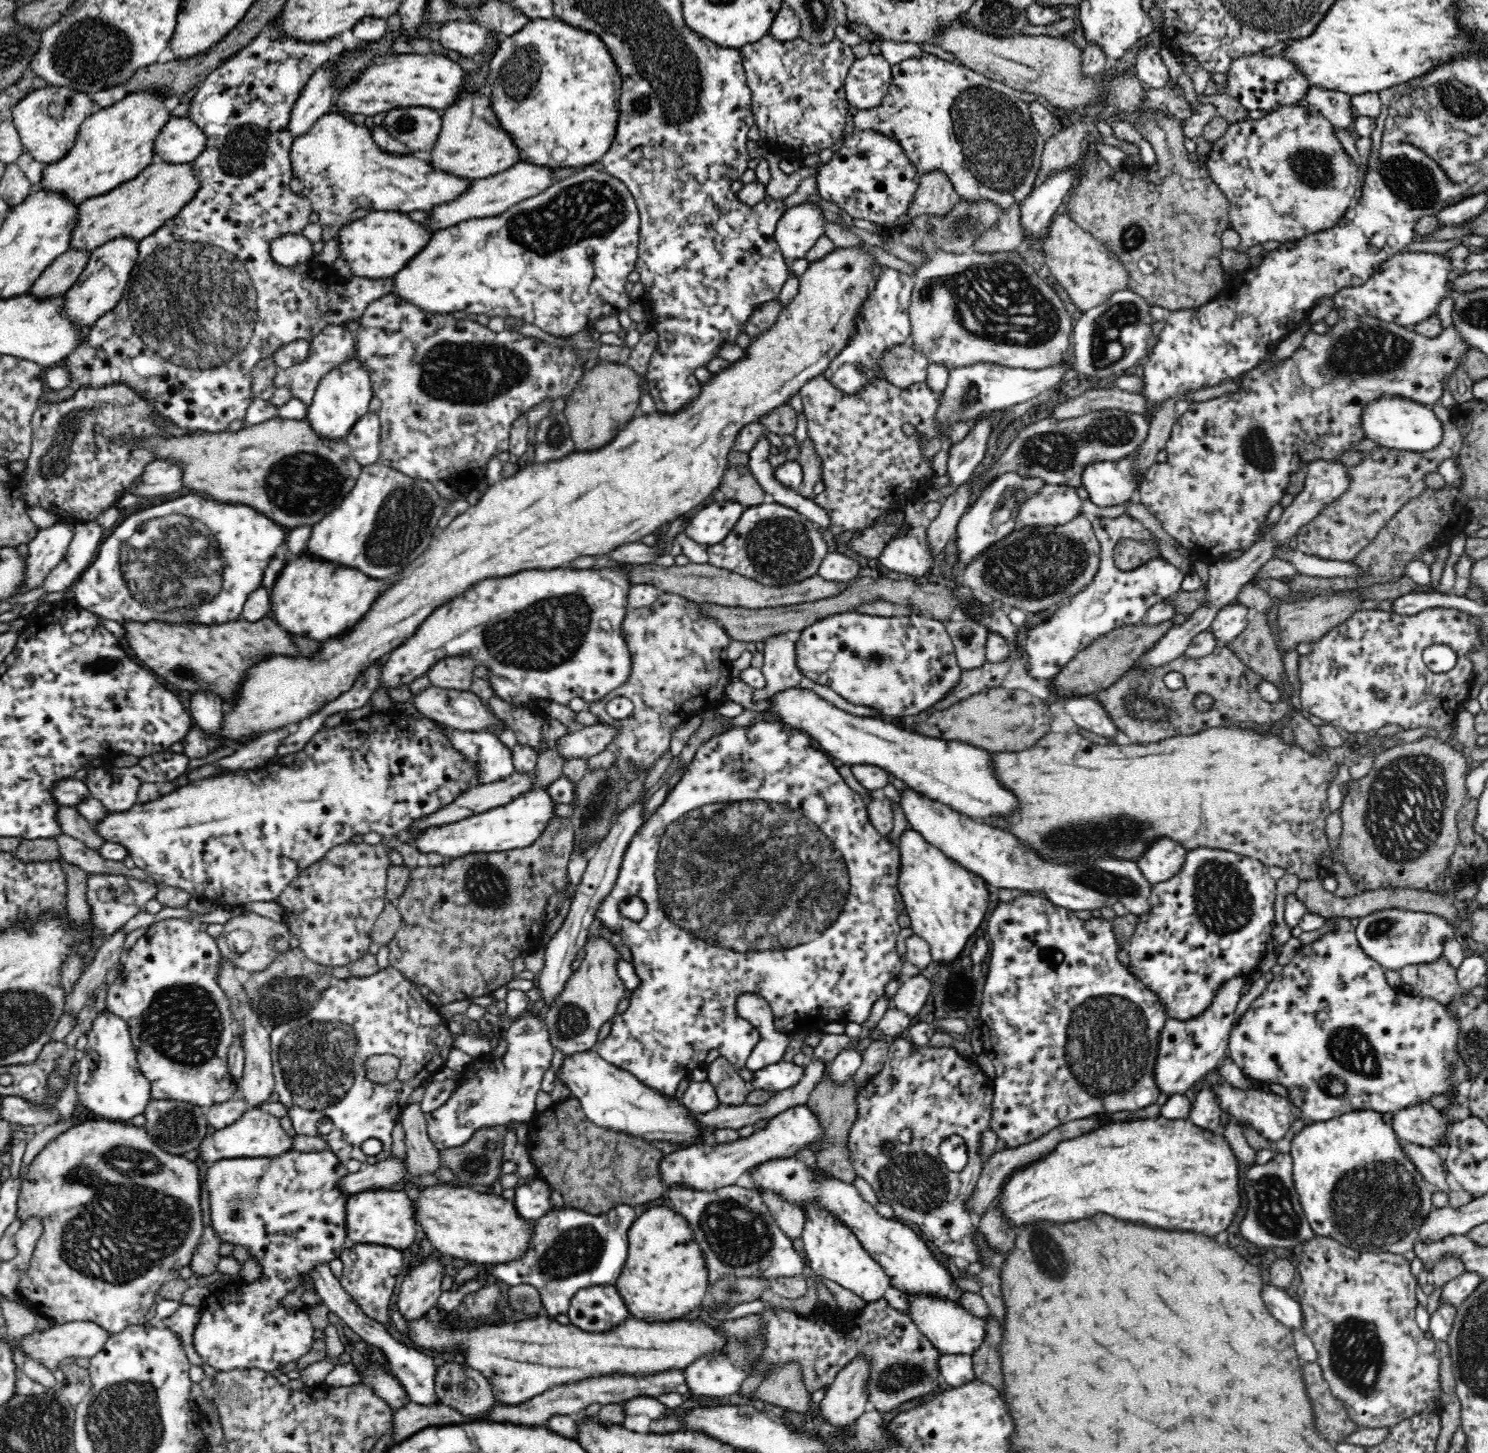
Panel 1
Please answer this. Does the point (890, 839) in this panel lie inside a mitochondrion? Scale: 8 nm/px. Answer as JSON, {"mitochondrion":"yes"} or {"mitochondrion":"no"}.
{"mitochondrion":"no"}

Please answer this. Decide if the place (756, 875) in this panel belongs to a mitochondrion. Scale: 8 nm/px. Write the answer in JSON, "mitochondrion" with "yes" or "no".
{"mitochondrion":"yes"}

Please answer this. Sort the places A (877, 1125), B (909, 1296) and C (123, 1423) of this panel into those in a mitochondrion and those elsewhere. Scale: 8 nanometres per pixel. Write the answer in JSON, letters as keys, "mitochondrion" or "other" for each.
{"A":"other","B":"other","C":"mitochondrion"}

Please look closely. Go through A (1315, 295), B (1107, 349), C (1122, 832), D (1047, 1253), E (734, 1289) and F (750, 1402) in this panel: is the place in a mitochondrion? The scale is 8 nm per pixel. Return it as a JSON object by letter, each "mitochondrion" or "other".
{"A":"other","B":"mitochondrion","C":"mitochondrion","D":"mitochondrion","E":"mitochondrion","F":"other"}

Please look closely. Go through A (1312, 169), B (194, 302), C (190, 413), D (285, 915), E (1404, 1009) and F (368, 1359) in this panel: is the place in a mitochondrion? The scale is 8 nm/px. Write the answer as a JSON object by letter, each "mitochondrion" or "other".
{"A":"mitochondrion","B":"mitochondrion","C":"other","D":"other","E":"other","F":"other"}

